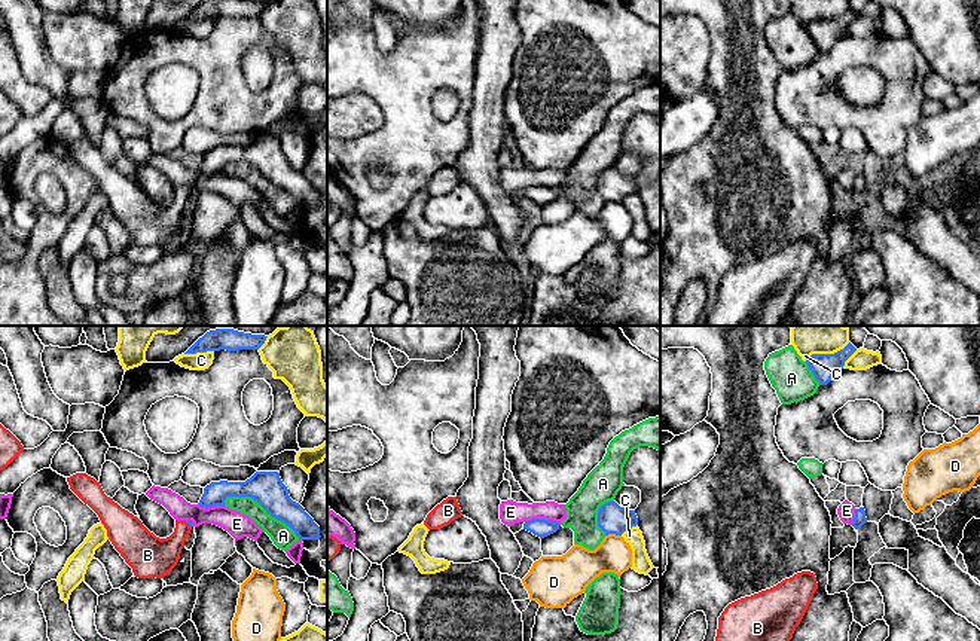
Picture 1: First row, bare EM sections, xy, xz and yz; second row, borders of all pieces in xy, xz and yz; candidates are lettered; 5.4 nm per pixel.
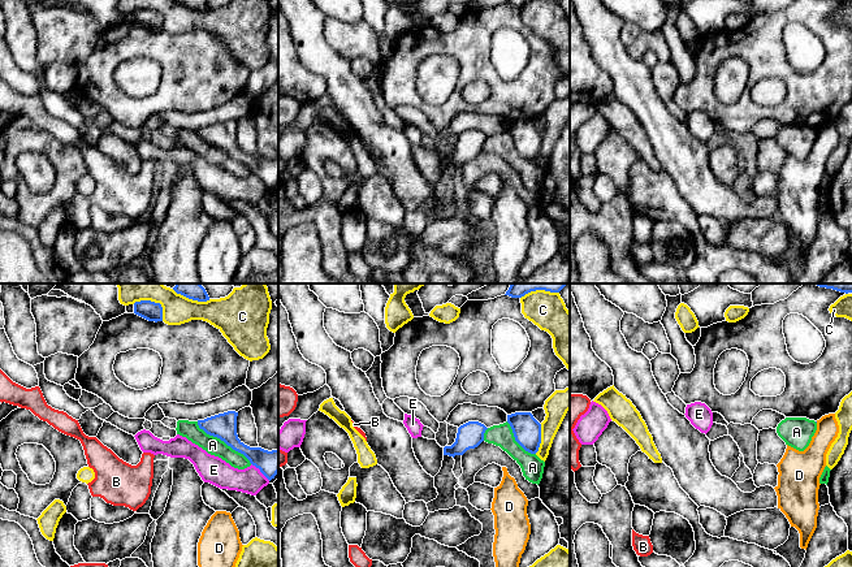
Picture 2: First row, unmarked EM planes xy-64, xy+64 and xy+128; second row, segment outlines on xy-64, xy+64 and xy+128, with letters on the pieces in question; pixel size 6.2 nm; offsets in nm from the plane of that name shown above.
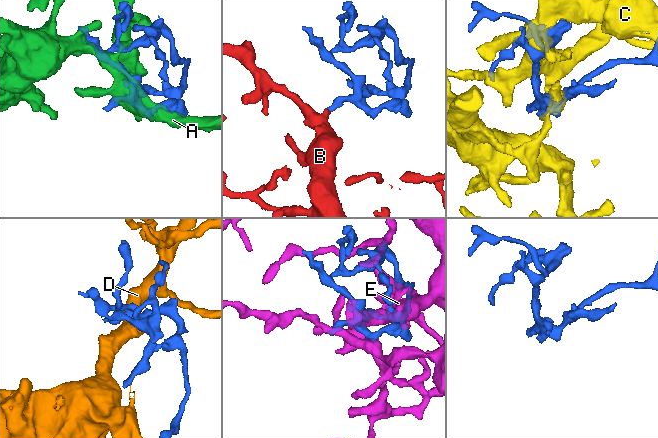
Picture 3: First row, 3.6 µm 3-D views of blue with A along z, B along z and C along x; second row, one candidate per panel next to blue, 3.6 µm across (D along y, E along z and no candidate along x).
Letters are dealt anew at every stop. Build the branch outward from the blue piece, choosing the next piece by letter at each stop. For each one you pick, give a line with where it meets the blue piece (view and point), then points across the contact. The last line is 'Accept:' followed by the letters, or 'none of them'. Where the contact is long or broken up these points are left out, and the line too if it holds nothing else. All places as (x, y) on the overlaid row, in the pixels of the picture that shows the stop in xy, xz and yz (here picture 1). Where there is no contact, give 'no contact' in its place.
B: contact xy (189, 524); way xy (189, 522), (189, 524), (156, 556)
Accept: B

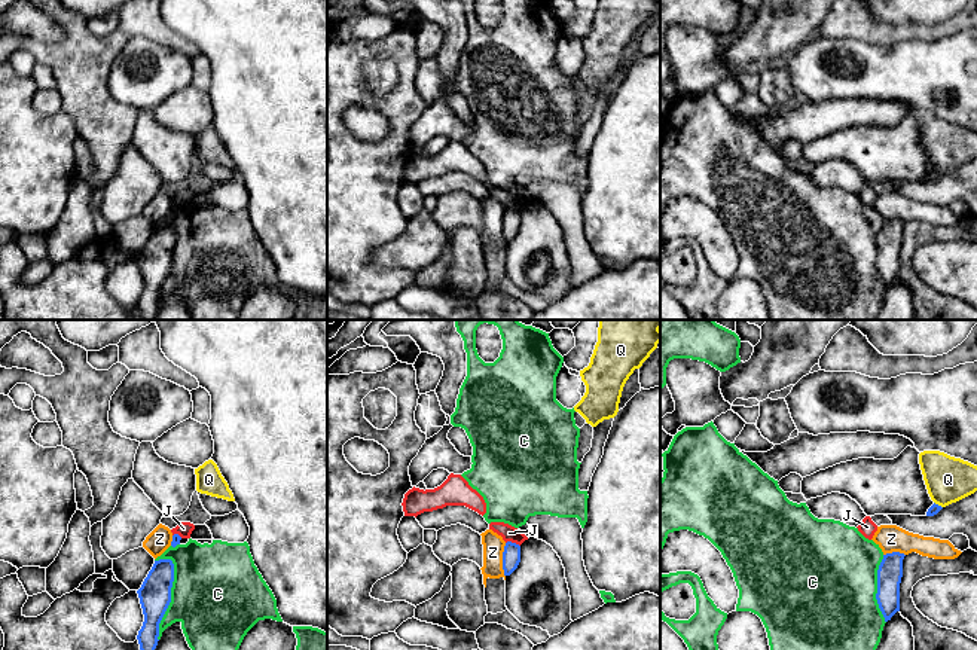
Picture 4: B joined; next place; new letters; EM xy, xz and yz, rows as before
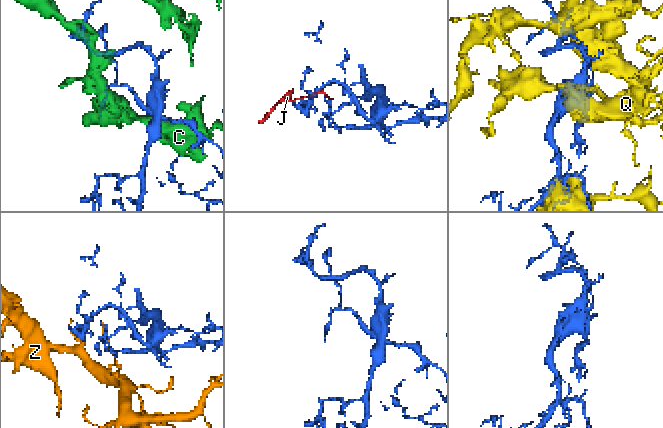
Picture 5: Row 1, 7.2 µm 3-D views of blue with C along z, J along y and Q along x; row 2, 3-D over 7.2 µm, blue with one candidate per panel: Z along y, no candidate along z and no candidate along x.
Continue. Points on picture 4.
Accept: none of them

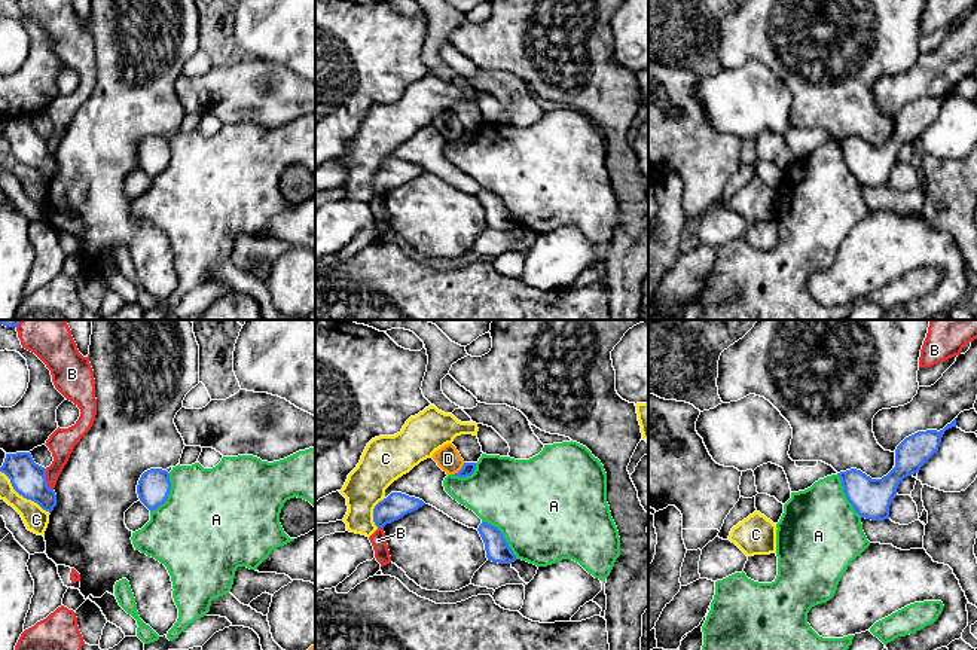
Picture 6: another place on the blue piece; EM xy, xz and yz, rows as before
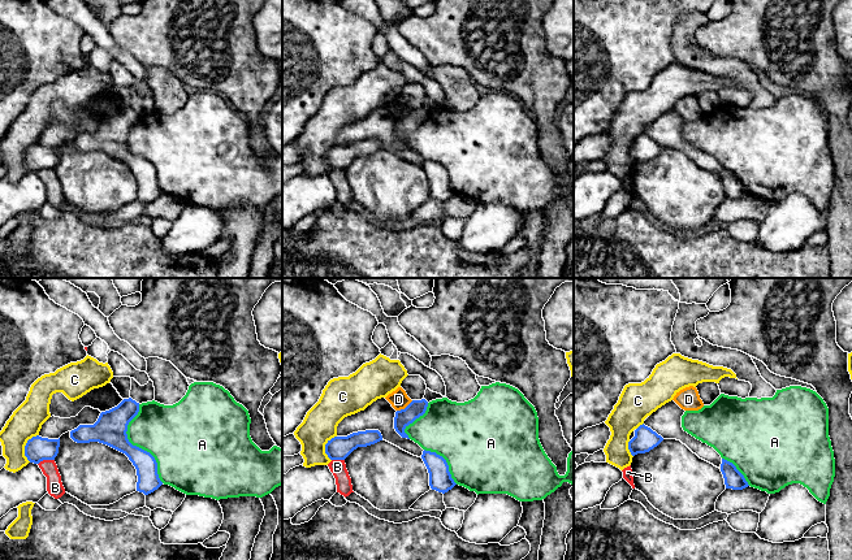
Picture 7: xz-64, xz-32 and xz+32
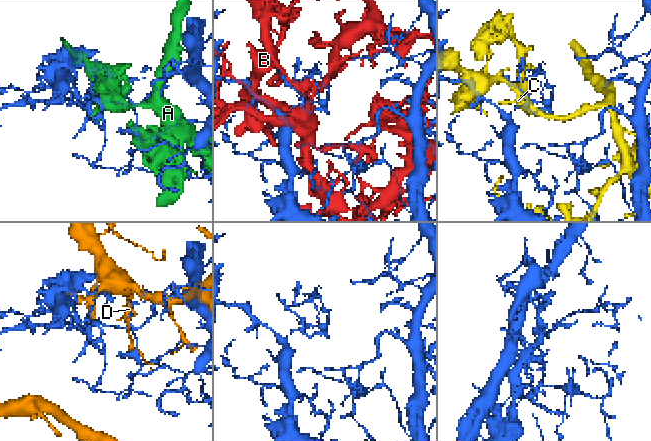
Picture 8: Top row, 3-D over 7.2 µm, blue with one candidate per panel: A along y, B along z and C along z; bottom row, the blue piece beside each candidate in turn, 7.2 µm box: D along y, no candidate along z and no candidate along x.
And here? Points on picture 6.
Accept: none of them

